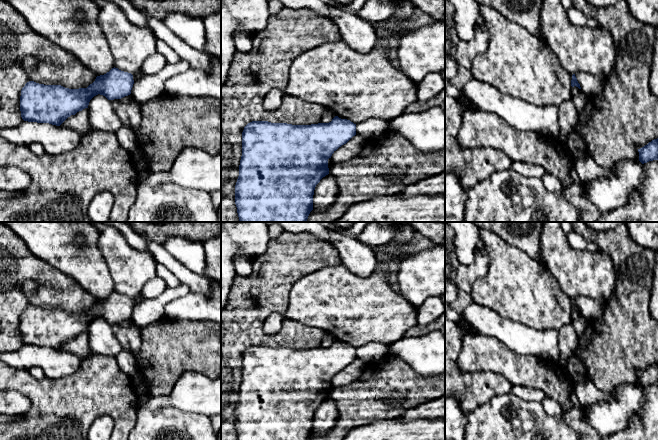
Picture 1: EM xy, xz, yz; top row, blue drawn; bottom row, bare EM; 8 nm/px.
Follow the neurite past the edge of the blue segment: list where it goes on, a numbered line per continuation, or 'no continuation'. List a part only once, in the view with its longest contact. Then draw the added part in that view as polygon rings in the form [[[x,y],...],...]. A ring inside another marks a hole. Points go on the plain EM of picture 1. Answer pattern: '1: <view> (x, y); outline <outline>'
no continuation

